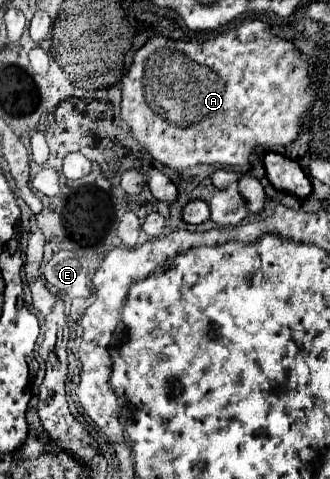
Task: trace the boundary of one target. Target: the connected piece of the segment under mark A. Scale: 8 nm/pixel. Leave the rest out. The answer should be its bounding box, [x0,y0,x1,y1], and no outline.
[122,21,312,171]

